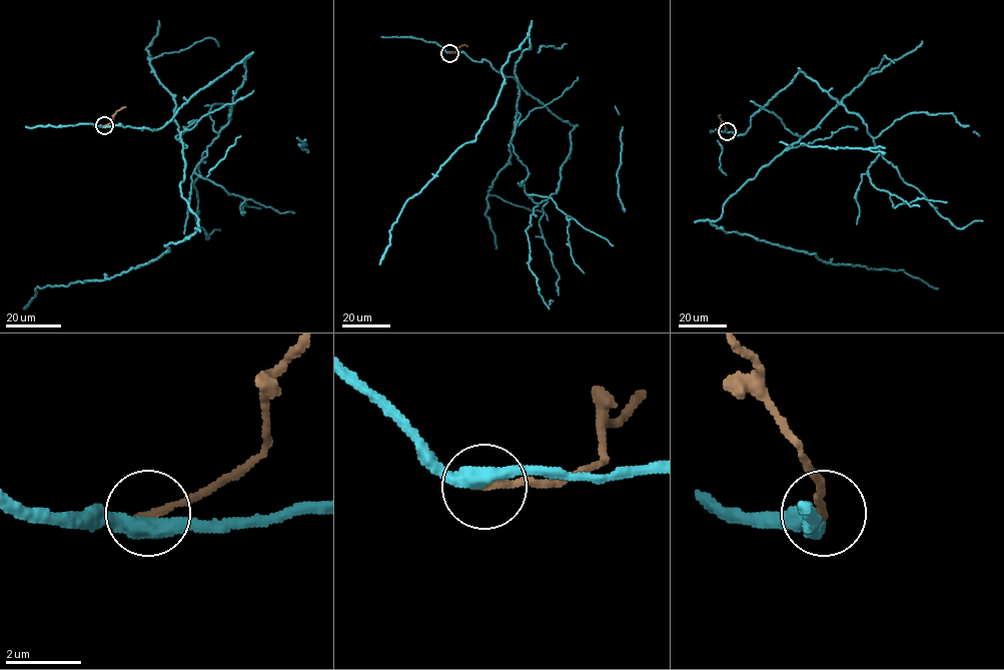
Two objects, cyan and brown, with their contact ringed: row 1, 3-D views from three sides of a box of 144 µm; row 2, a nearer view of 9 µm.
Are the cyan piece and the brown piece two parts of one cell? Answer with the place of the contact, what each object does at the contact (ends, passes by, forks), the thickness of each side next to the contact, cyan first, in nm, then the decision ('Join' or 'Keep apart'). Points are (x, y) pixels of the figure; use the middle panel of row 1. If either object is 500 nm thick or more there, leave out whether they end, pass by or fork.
Place: (449, 53). At the ring cyan passes by. At the ring brown ends. Thickness 400 nm (cyan) against 200 nm. Keep apart

